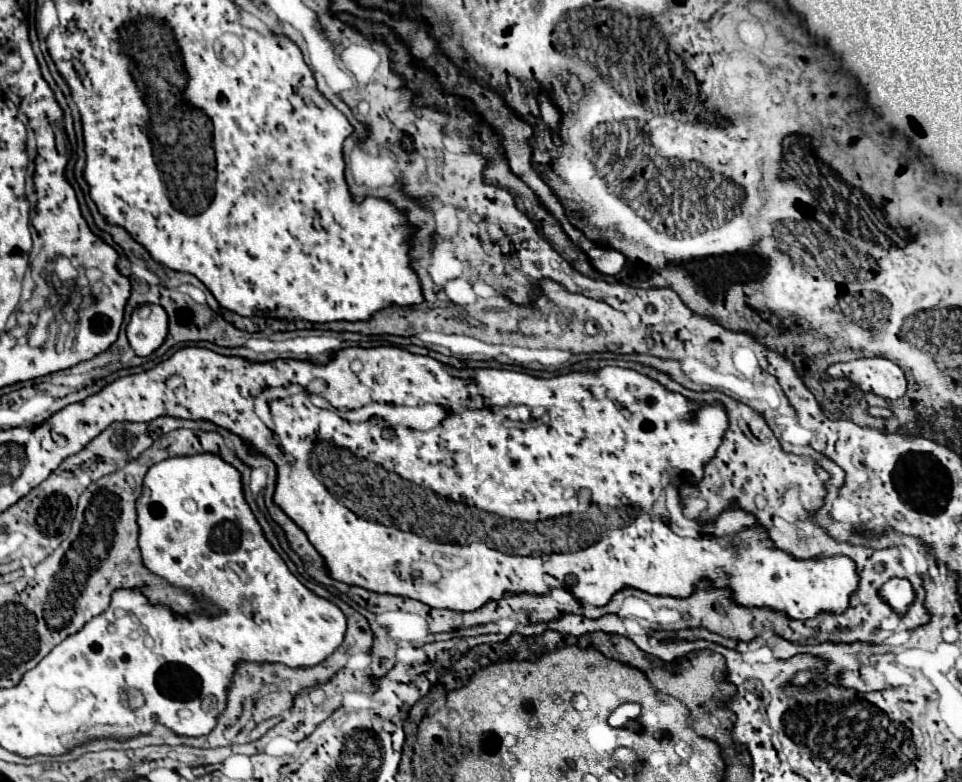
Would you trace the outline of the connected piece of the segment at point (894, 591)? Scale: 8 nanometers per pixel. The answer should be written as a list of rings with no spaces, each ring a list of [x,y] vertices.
[[[892,578],[888,580],[882,590],[880,590],[880,596],[894,608],[894,612],[898,614],[904,614],[906,608],[910,606],[910,602],[914,600],[914,592],[912,592],[912,586],[908,580],[902,580],[902,578]]]

